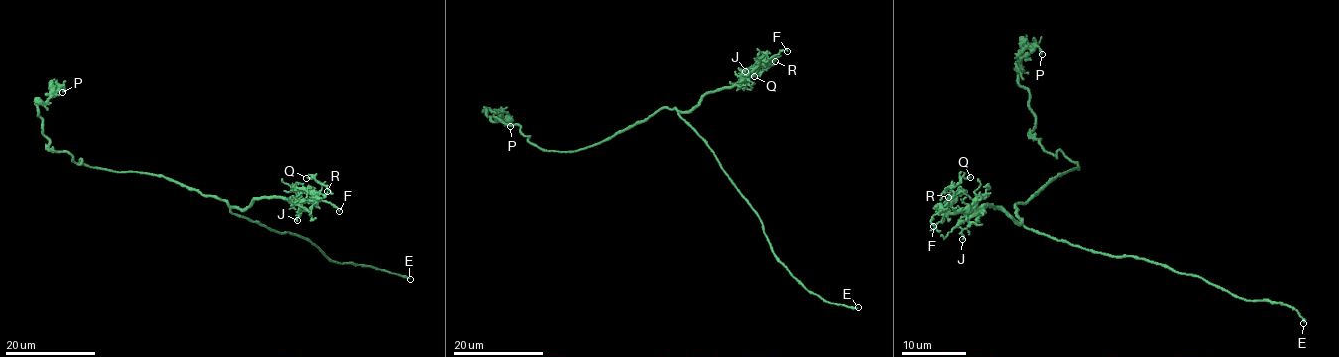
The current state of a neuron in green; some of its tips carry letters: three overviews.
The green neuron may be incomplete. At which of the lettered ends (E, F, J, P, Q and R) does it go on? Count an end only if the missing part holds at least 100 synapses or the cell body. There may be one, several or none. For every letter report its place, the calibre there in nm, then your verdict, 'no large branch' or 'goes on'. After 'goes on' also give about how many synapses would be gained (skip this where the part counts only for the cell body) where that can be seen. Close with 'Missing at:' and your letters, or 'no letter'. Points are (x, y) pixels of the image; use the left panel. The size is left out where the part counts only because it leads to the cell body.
E: place (410, 279); calibre 190 nm; goes on
F: place (339, 211); calibre 140 nm; no large branch
J: place (297, 220); calibre 130 nm; no large branch
P: place (62, 92); calibre 180 nm; no large branch
Q: place (306, 178); calibre 110 nm; no large branch
R: place (327, 191); calibre 90 nm; no large branch
Missing at: E

